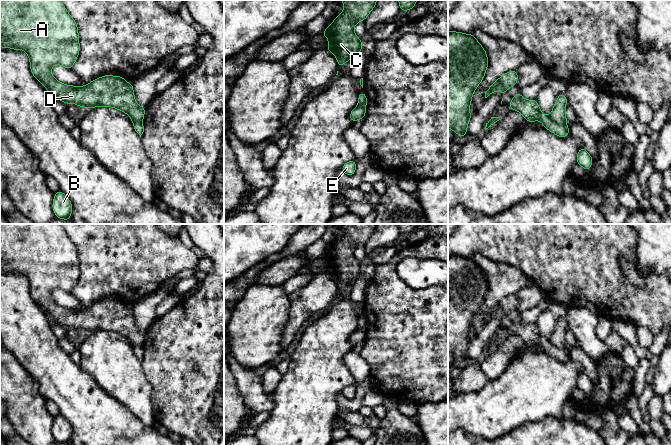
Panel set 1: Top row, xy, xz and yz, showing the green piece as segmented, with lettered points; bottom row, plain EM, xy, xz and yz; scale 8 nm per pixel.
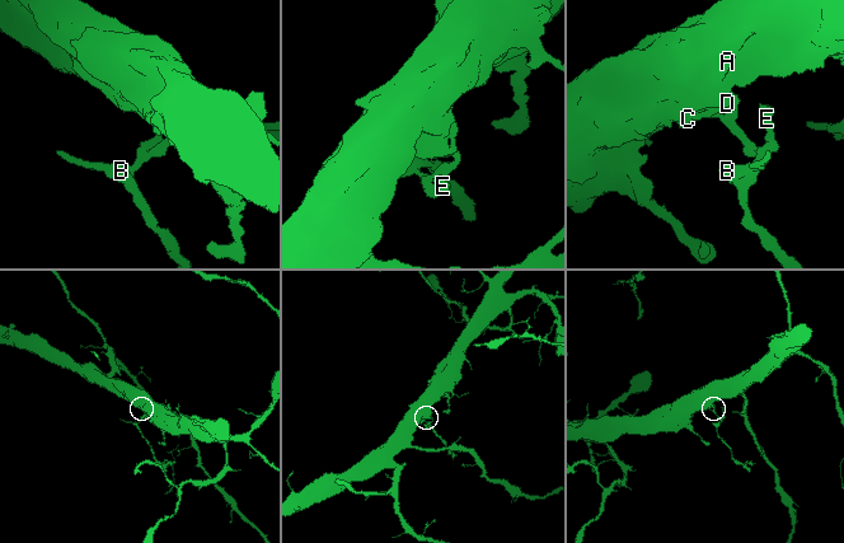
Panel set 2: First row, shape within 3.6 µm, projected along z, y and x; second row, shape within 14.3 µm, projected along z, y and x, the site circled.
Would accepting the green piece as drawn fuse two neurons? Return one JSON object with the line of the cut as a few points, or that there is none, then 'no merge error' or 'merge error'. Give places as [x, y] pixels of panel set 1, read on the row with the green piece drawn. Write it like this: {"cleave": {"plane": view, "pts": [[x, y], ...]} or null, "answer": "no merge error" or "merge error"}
{"cleave": {"plane": "yz", "pts": [[549, 116], [559, 124], [566, 124]]}, "answer": "merge error"}

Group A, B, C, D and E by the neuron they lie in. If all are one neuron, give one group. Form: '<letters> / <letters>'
A C D / B E

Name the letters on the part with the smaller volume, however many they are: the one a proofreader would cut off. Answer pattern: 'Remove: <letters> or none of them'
Remove: B, E

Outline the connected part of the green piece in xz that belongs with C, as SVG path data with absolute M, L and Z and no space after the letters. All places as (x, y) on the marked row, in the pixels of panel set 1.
M341 0L344 10L340 15L334 18L333 23L327 26L322 33L328 38L328 47L326 51L332 52L338 62L338 67L344 65L347 61L359 54L362 50L362 40L354 32L355 25L364 21L375 7L377 0Z

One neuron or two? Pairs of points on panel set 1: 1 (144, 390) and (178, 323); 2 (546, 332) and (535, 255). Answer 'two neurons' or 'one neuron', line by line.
1: two neurons
2: two neurons

